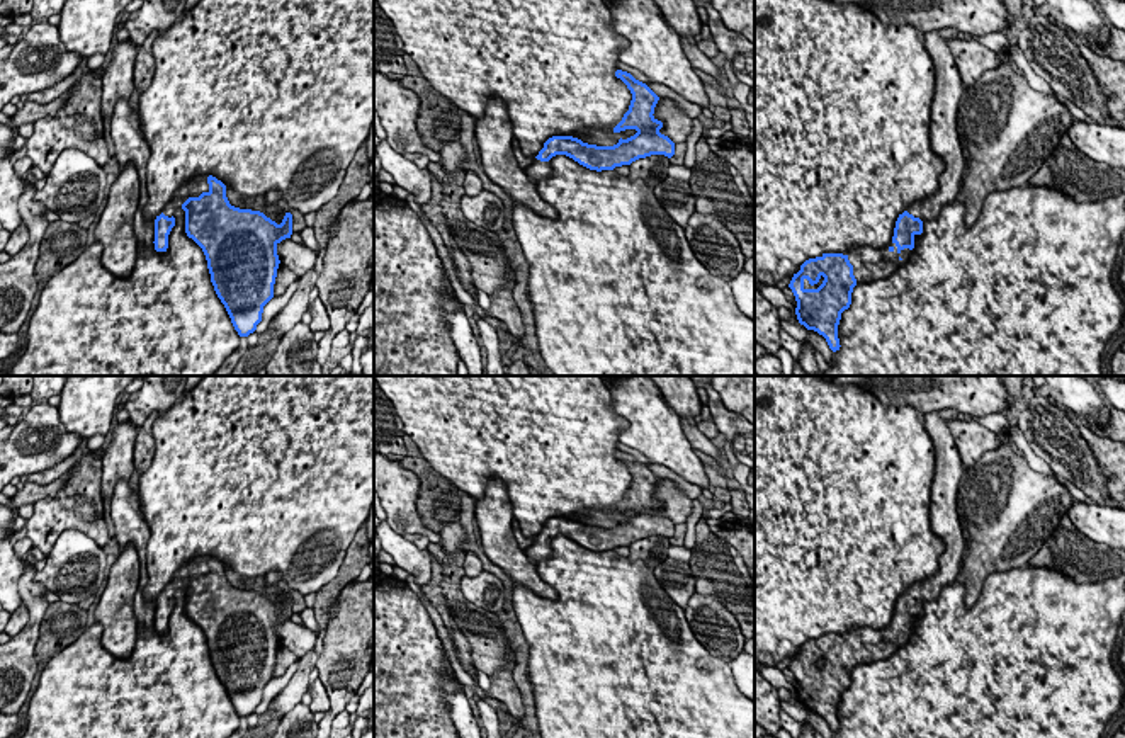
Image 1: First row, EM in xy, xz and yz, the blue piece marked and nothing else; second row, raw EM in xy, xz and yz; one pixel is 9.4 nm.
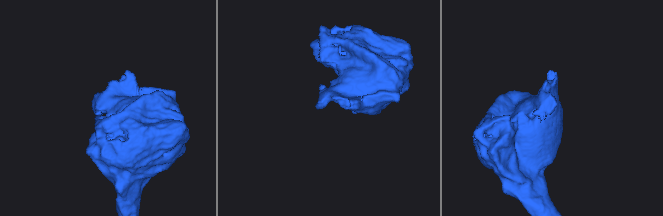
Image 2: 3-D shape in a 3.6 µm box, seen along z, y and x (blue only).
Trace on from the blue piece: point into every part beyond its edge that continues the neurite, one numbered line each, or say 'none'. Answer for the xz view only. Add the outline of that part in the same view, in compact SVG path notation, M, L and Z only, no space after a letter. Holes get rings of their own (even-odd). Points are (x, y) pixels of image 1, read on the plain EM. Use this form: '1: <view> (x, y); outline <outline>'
1: xz (536, 551); outline M534 539L534 542L525 549L527 558L534 563L551 558L551 554L552 554L551 541L540 542L540 541Z

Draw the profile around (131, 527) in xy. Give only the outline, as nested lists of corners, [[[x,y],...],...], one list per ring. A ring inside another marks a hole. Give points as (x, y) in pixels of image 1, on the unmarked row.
[[[119,480],[110,500],[110,519],[116,527],[116,539],[121,548],[133,544],[139,558],[139,583],[134,593],[134,617],[138,624],[155,629],[155,602],[144,600],[148,583],[146,549],[150,527],[141,515],[139,495],[129,486],[127,480]]]

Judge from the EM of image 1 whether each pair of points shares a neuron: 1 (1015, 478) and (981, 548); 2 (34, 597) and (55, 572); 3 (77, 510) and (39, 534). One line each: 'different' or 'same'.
1: same
2: different
3: same

